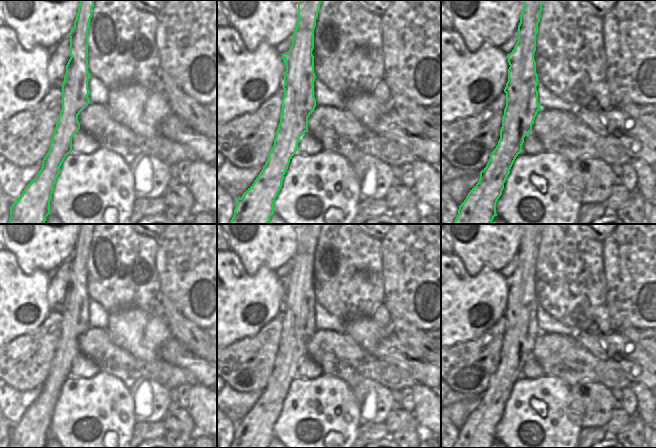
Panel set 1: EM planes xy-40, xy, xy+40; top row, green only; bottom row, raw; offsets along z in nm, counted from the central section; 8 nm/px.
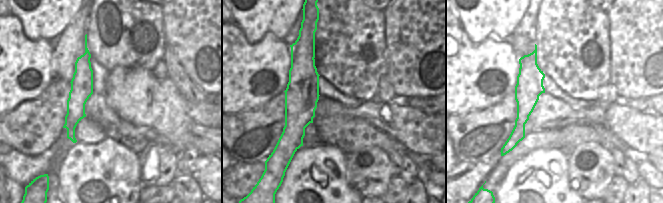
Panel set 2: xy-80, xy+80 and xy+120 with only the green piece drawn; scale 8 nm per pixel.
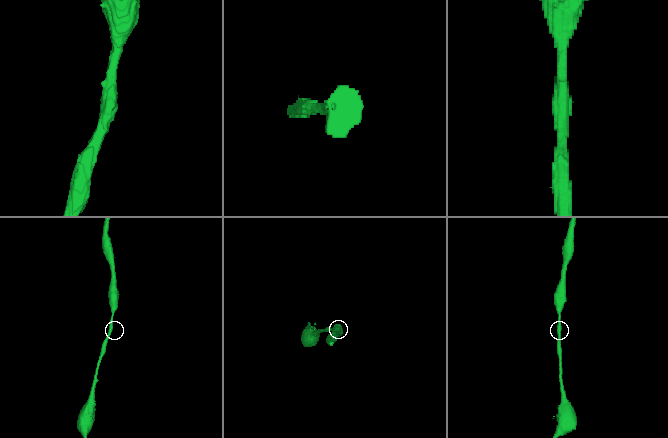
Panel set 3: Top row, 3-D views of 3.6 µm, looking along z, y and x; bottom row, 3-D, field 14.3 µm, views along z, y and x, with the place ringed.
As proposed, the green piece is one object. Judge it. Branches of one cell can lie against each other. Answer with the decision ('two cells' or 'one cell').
one cell

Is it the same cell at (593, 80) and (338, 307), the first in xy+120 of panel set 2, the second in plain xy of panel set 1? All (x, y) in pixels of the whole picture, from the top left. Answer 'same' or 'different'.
same

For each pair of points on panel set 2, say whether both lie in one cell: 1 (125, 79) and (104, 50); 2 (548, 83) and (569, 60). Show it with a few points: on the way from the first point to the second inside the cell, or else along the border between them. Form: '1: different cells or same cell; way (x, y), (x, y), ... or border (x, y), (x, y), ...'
1: different cells; border (140, 67), (114, 67), (109, 71)
2: different cells; border (545, 74), (569, 95)

